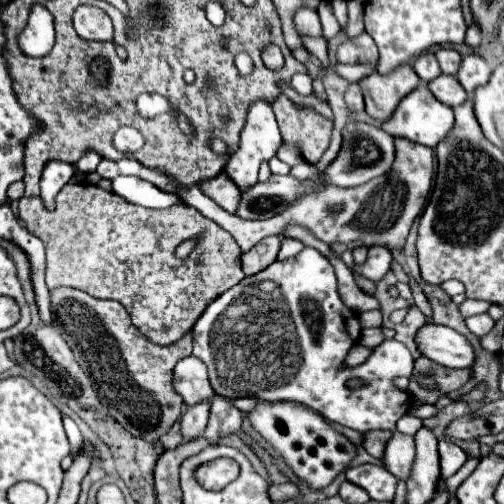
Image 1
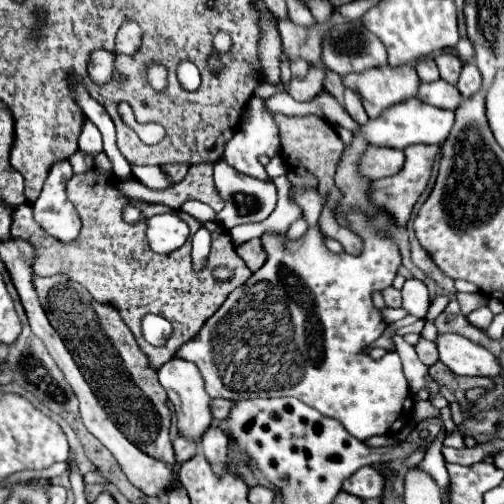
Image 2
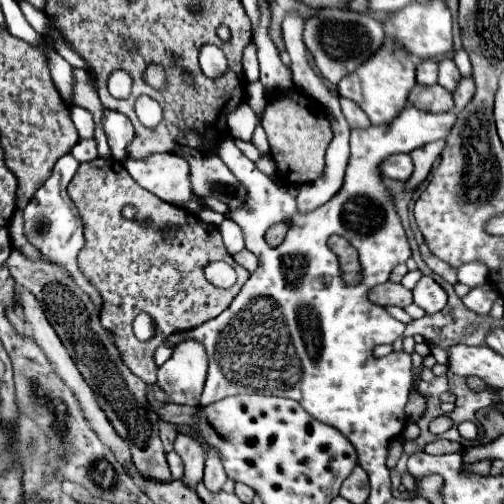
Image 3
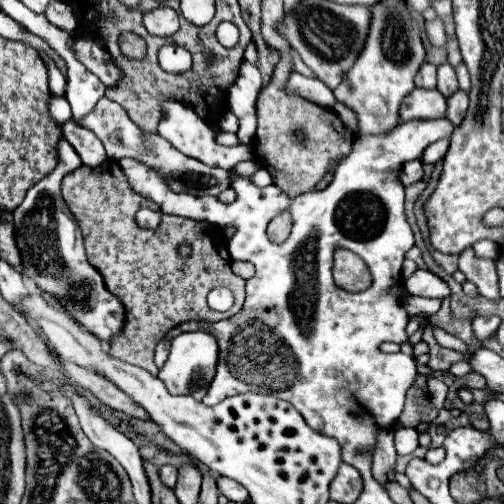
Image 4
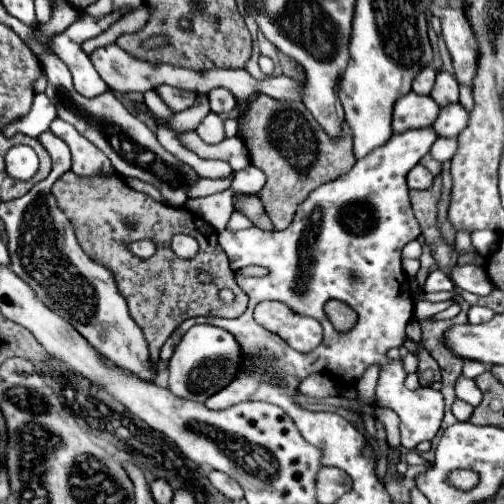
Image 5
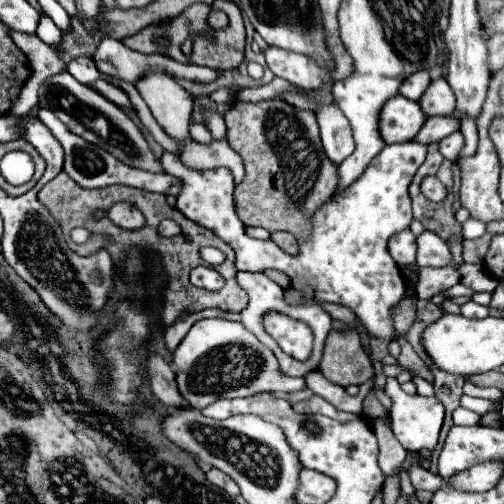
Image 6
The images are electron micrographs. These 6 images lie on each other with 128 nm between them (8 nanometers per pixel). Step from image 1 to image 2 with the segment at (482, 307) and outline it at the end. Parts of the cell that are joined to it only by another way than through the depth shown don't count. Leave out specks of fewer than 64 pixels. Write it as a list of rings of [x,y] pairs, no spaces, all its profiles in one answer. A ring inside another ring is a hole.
[[[458,292],[456,298],[458,298],[458,304],[460,304],[460,308],[462,308],[462,314],[470,314],[470,312],[474,312],[476,308],[488,304],[488,298],[486,298],[484,294],[480,294],[480,292],[474,292],[474,294],[460,294],[460,292]]]

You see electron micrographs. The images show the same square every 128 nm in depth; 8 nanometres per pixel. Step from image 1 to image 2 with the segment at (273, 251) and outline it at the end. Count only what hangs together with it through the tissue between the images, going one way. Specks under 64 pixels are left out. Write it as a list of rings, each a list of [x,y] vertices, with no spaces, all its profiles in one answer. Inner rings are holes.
[[[252,238],[246,244],[240,244],[236,248],[236,252],[240,254],[240,258],[246,262],[246,266],[252,272],[256,272],[264,264],[264,260],[266,260],[266,252],[264,252],[264,246],[262,246],[260,238]]]

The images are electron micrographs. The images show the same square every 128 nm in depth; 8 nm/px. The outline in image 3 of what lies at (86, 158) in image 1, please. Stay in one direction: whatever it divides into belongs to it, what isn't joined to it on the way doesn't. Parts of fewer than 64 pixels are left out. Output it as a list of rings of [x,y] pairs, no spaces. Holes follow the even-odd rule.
[[[74,106],[72,110],[72,122],[80,134],[80,138],[84,140],[92,140],[94,138],[94,120],[92,120],[92,114],[80,106]]]

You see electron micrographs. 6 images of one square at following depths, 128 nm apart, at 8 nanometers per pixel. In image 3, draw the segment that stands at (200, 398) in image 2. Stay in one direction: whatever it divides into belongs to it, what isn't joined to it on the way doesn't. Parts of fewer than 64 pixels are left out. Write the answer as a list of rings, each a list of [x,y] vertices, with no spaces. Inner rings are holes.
[[[186,340],[176,346],[176,352],[158,368],[158,384],[176,404],[198,406],[206,380],[206,352],[194,342]],[[180,432],[174,440],[174,450],[180,454],[184,468],[186,468],[184,482],[190,488],[194,488],[202,480],[204,456],[206,456],[204,444],[198,440],[198,436],[194,432]]]

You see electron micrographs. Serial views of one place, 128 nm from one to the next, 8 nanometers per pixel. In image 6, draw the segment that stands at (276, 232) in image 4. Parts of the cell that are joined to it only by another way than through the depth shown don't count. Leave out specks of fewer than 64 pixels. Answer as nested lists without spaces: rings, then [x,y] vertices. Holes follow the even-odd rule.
[[[264,100],[258,104],[238,102],[224,116],[228,126],[228,142],[230,146],[246,160],[246,178],[234,190],[236,214],[244,224],[262,226],[268,232],[284,230],[298,236],[304,236],[310,228],[310,214],[326,202],[336,192],[336,172],[338,164],[332,164],[328,156],[324,156],[324,148],[320,144],[320,130],[314,112],[292,108],[292,104],[284,104],[284,100]]]

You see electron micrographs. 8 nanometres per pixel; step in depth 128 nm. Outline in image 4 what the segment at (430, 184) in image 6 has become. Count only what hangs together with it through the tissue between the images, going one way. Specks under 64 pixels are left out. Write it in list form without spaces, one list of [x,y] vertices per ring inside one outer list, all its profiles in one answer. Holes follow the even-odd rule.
[[[410,160],[408,164],[404,164],[402,168],[400,168],[400,182],[404,184],[404,186],[408,186],[408,184],[414,184],[414,182],[418,182],[418,180],[422,180],[422,162],[420,160]]]

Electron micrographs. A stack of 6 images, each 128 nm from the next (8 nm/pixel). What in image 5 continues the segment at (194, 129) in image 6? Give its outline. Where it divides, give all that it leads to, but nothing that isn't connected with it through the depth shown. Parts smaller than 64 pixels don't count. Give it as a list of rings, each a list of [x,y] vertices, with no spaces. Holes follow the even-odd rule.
[[[210,112],[202,122],[200,126],[196,128],[196,134],[206,142],[206,144],[220,144],[226,136],[224,136],[224,120]]]

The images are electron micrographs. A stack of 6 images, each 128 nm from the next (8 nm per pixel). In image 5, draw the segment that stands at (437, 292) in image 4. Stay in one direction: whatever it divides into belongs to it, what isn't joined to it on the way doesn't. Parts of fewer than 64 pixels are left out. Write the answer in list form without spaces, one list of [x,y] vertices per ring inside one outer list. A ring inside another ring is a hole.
[[[434,270],[434,272],[428,274],[424,286],[420,286],[420,288],[422,288],[422,292],[442,292],[442,290],[452,290],[454,284],[444,272]]]

